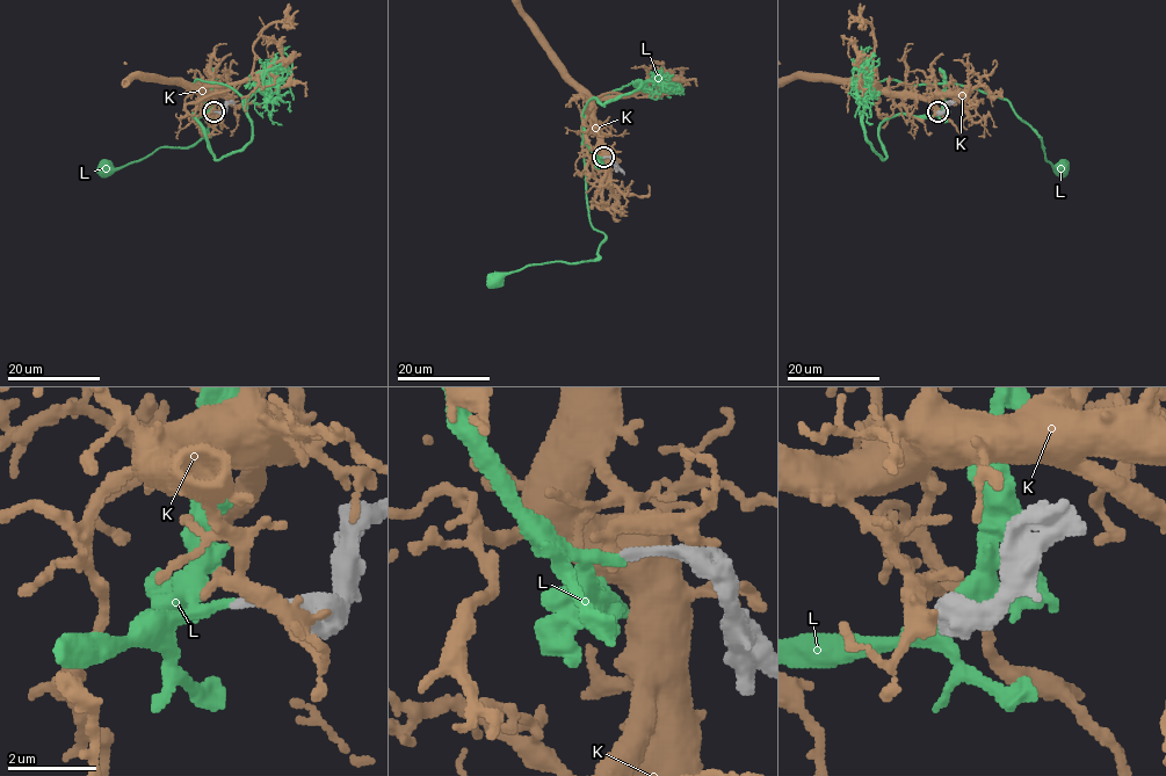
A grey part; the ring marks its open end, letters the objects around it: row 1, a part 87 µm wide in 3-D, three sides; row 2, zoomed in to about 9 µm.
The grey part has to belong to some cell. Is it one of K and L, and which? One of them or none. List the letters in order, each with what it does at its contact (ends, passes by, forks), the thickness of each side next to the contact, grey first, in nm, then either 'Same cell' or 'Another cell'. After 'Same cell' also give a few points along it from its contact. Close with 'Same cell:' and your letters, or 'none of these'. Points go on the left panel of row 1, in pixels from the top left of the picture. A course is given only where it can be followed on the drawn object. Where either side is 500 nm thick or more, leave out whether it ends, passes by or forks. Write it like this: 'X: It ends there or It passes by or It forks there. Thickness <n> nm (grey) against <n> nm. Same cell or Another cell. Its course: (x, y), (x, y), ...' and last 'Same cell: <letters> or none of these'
K: It passes by. Thickness 440 nm (grey) against 360 nm. Another cell
L: It passes by. Thickness 200 nm (grey) against 170 nm. Same cell
Same cell: L

